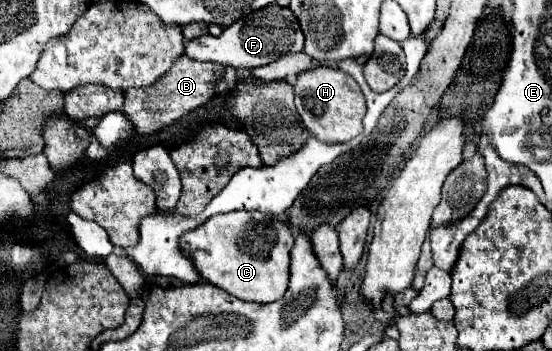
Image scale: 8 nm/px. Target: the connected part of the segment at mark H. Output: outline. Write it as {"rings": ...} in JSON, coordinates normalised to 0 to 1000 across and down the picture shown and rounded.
{"rings":[[[574,188],[538,217],[534,302],[553,365],[585,405],[632,405],[658,370],[661,279],[650,239],[621,199],[600,188]]]}

